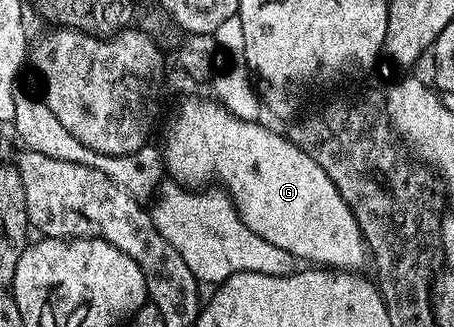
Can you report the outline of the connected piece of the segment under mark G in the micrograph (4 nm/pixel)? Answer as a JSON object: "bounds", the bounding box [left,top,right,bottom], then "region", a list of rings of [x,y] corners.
{"bounds":[159,97,369,271],"region":[[[189,97],[183,100],[171,119],[166,123],[161,143],[159,142],[159,150],[166,172],[180,185],[185,185],[188,188],[200,188],[211,182],[220,183],[220,186],[231,197],[231,202],[235,204],[235,209],[239,212],[239,217],[245,223],[245,227],[249,227],[249,231],[253,231],[253,235],[261,235],[261,239],[265,239],[265,243],[273,243],[273,247],[281,247],[281,251],[287,253],[288,258],[304,257],[307,260],[304,262],[310,263],[312,266],[330,267],[336,271],[362,270],[364,268],[362,265],[368,264],[369,250],[363,240],[363,233],[359,230],[359,224],[353,215],[353,211],[349,211],[345,199],[341,199],[333,179],[329,179],[329,175],[325,175],[325,171],[321,171],[321,167],[317,167],[317,163],[313,159],[309,159],[309,155],[305,155],[305,151],[301,151],[301,147],[294,145],[290,136],[283,134],[282,137],[281,134],[274,133],[271,129],[266,129],[263,123],[259,121],[241,119],[224,108],[220,102],[212,98],[209,99]]]}

